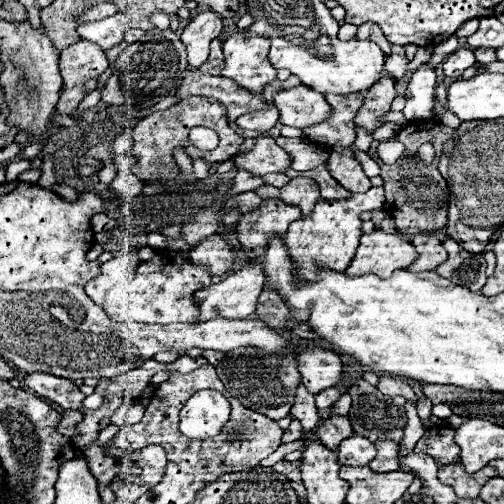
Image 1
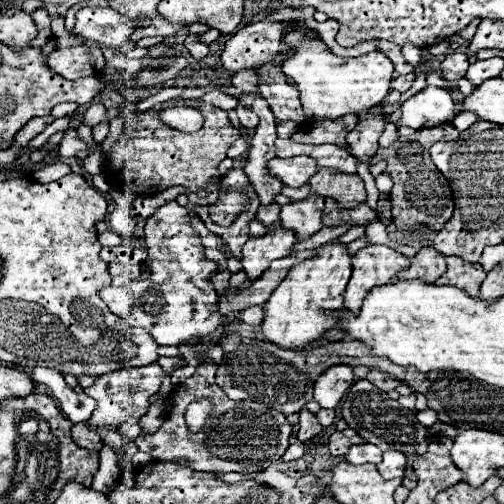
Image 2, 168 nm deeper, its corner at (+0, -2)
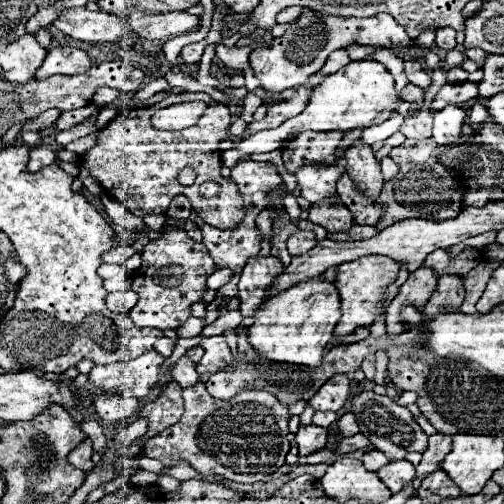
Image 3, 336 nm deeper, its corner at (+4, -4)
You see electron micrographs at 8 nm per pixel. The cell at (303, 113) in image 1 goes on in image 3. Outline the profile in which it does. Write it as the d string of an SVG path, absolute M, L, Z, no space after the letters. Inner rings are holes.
M302 12L282 34L274 38L268 46L256 46L250 54L250 66L260 80L262 88L270 94L280 94L286 88L304 84L314 68L322 68L330 52L348 48L352 44L410 44L410 36L404 28L386 12L372 18L342 18L342 16L324 16L320 12Z

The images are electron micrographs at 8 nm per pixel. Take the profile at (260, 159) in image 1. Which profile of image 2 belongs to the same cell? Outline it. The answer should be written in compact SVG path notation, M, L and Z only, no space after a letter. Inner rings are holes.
M292 156L292 158L272 158L268 160L268 172L274 178L280 178L288 186L302 186L316 172L316 160L310 156Z

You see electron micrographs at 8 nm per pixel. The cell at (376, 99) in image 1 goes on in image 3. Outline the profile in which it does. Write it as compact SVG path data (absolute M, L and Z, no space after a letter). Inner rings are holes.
M358 140L352 148L346 150L344 160L346 160L346 172L356 182L356 188L364 196L376 200L380 196L384 176L380 172L380 162L376 160L372 148Z

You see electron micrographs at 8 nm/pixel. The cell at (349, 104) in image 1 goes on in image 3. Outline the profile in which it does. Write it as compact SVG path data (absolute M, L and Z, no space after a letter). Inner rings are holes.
M302 132L298 138L286 142L282 150L284 168L290 174L296 174L296 168L310 162L334 162L334 152L342 136L342 132Z

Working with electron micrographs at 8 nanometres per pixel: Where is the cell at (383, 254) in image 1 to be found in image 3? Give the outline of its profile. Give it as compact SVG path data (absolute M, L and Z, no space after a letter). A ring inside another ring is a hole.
M364 256L364 258L358 258L356 262L346 262L338 266L334 284L336 284L336 290L340 292L342 318L336 324L336 336L352 334L360 326L372 326L384 314L384 306L380 302L384 300L386 288L392 282L396 282L398 272L400 272L400 264L396 264L388 256Z

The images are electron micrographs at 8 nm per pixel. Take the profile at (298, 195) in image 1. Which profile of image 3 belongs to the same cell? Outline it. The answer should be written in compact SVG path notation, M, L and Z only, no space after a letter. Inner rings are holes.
M298 230L296 234L292 234L288 238L290 256L300 256L300 254L312 250L314 246L316 246L316 236L314 236L314 232L308 232L308 230Z

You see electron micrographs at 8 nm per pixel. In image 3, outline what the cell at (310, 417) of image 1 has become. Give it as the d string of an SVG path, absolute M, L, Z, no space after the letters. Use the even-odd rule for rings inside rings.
M300 426L298 434L296 434L296 444L300 450L300 456L308 456L312 452L318 452L326 446L328 442L328 430L320 428L320 426Z

